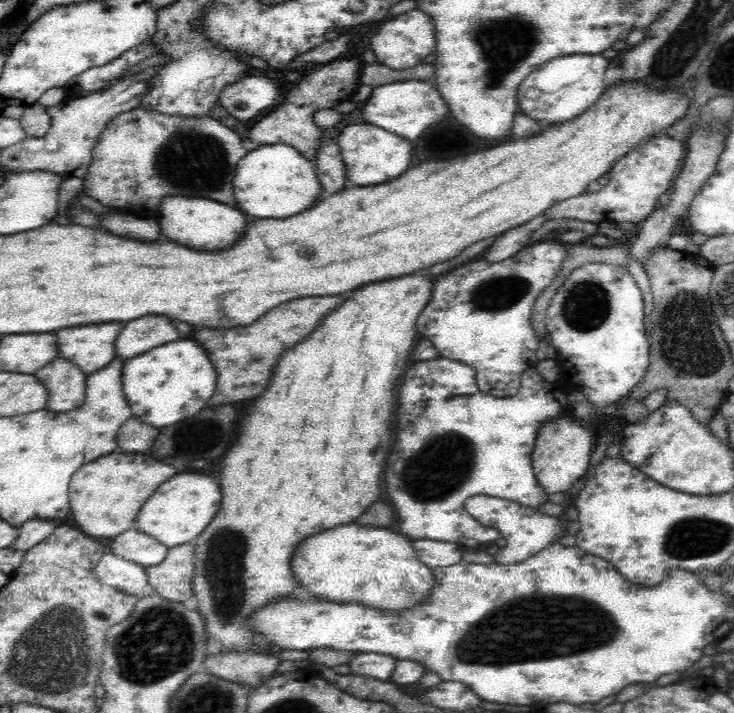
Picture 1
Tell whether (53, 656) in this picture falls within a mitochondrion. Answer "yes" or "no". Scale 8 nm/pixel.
yes

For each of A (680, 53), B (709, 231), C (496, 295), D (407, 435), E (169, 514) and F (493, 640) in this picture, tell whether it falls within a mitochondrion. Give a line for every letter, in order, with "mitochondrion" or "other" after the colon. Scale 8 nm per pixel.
A: mitochondrion
B: other
C: mitochondrion
D: other
E: other
F: mitochondrion

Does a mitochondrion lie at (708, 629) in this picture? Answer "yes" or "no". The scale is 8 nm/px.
no

